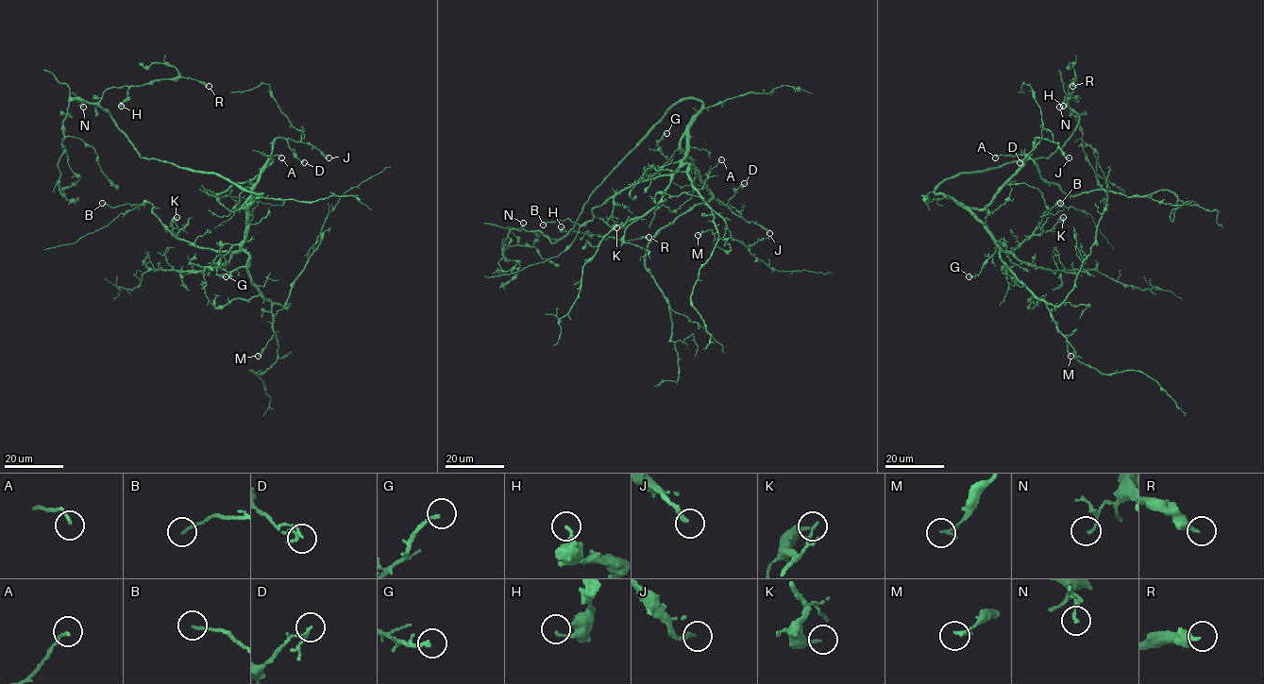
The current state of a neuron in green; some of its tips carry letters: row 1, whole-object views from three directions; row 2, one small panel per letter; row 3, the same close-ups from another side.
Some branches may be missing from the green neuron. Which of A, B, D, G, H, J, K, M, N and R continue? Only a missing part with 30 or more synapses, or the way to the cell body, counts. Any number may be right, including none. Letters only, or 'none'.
J

